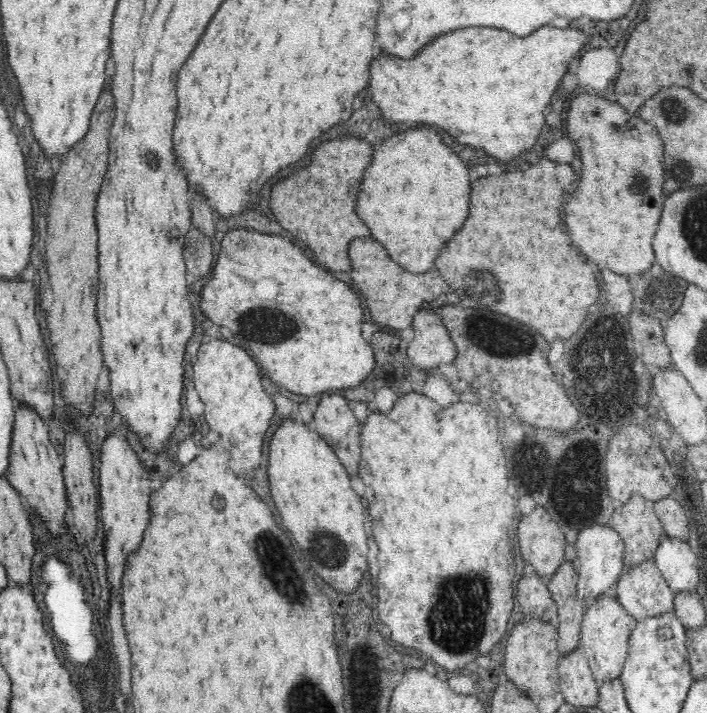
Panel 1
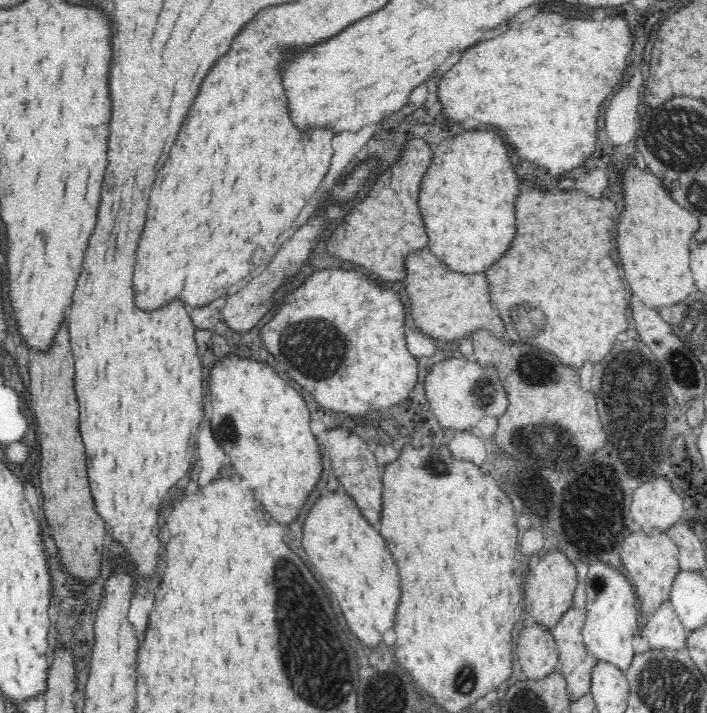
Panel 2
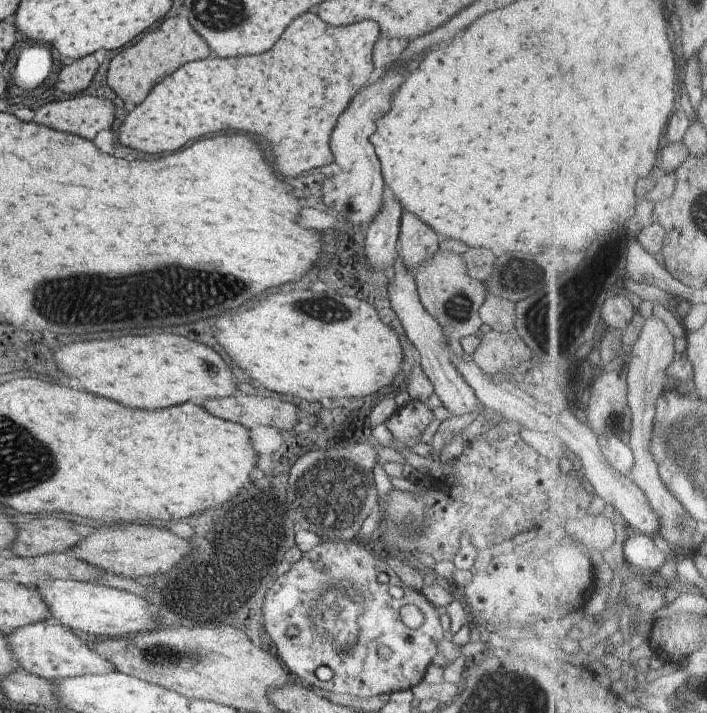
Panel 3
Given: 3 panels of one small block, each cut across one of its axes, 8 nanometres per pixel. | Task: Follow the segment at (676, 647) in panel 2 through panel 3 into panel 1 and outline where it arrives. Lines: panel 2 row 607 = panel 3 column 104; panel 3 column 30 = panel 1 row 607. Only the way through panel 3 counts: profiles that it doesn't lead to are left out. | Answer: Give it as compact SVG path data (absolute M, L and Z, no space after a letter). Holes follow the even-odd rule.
M653 559L624 570L615 584L618 601L632 619L644 621L673 613L677 597Z

